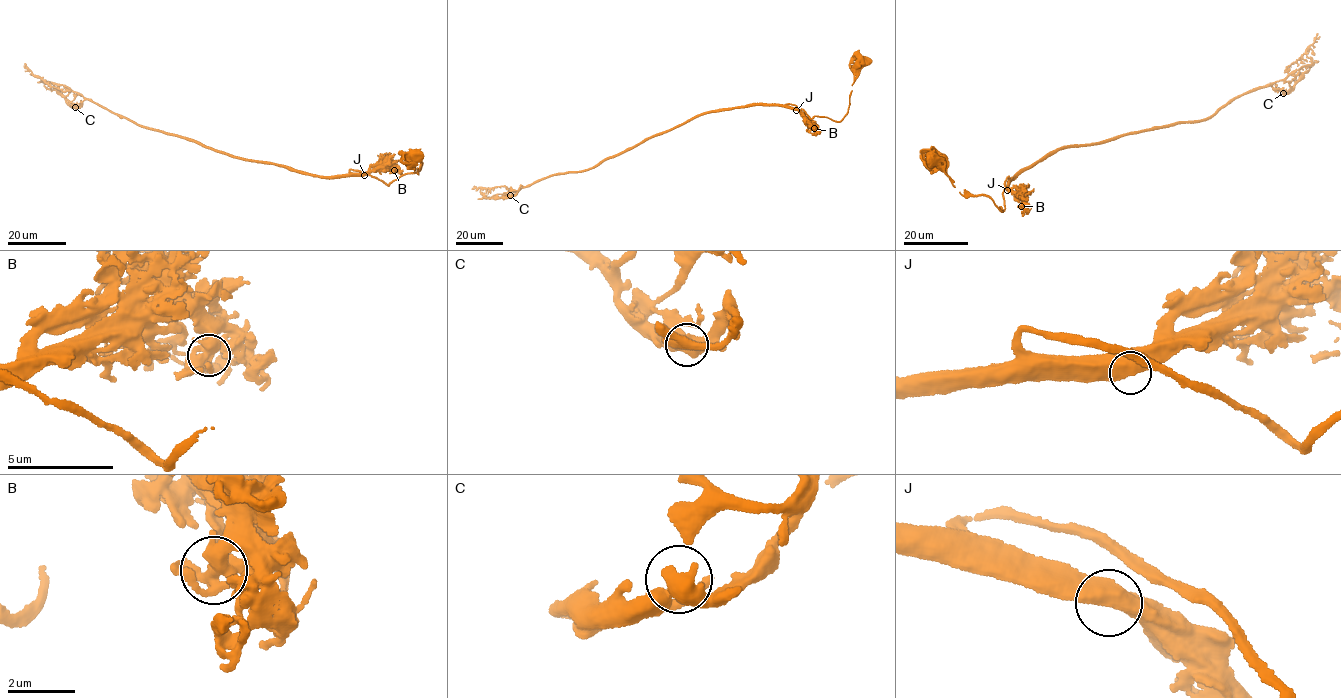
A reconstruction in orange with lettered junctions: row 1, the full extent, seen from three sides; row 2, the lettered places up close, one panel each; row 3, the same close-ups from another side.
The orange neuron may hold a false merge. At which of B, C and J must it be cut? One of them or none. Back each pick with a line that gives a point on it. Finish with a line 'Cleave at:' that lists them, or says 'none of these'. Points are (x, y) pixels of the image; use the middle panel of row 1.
Cleave at: none of these

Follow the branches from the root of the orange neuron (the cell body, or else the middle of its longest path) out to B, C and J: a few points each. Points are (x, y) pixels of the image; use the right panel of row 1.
B: (932, 157), (962, 195), (987, 196), (1001, 211), (1005, 187), (1022, 199), (1021, 206)
C: (932, 157), (962, 195), (987, 196), (1001, 211), (1011, 177), (1056, 148), (1204, 119), (1270, 83), (1283, 93)
J: (932, 157), (962, 195), (987, 196), (1001, 211), (1000, 206), (1002, 210), (1005, 207), (1002, 195), (1007, 190)

